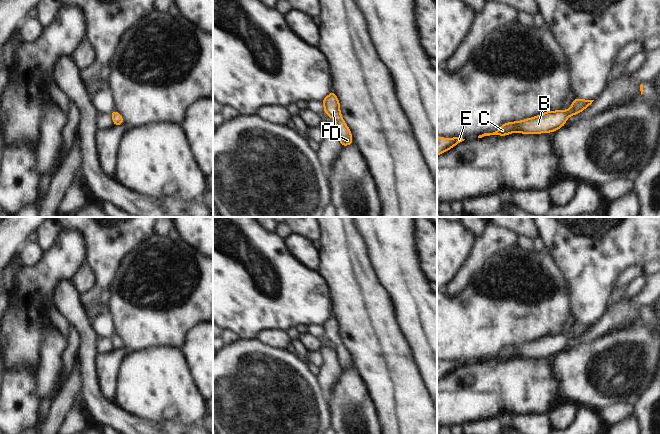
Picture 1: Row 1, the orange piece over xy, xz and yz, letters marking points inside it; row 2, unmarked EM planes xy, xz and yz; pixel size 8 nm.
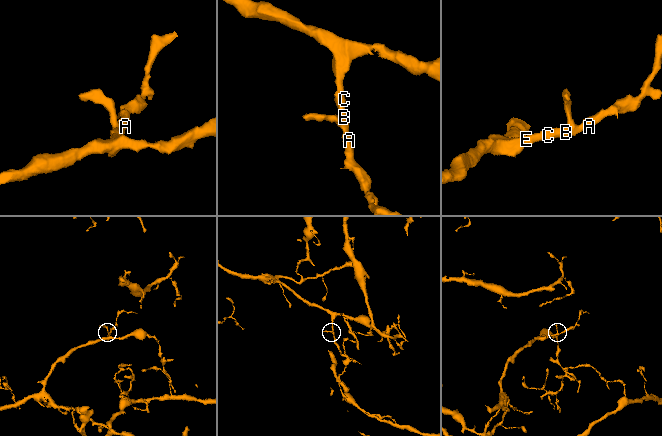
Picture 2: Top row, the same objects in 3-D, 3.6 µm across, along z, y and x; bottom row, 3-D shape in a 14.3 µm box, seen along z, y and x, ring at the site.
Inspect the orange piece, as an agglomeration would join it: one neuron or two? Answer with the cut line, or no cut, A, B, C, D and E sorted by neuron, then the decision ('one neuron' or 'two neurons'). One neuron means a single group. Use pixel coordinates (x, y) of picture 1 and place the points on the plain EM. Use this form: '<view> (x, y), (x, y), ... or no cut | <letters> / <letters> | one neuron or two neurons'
no cut | A B C D E | one neuron

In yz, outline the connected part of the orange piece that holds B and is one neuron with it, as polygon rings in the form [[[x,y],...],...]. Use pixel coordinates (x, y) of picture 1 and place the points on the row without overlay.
[[[574,322],[572,330],[568,334],[547,335],[541,339],[503,348],[497,355],[493,357],[484,357],[479,359],[478,362],[490,359],[505,360],[513,356],[523,358],[537,358],[537,357],[550,357],[557,355],[565,349],[567,342],[572,339],[579,338],[582,334],[592,328],[594,324],[582,324]]]

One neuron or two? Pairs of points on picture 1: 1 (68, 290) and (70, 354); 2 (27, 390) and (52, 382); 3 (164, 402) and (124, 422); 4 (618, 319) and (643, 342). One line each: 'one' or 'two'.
1: two
2: two
3: two
4: two

